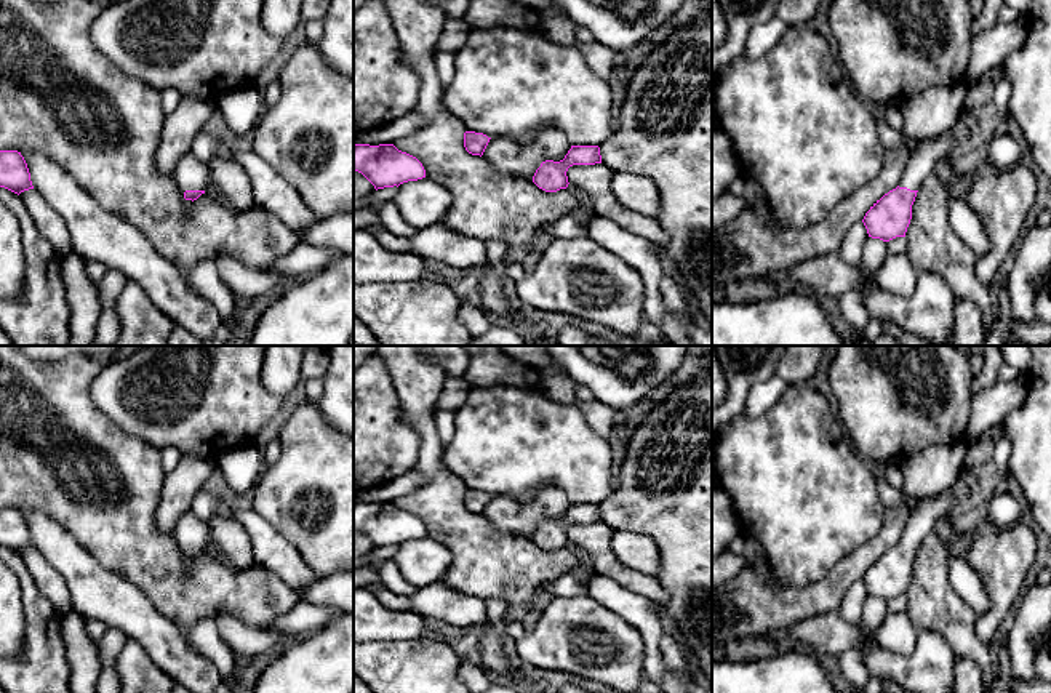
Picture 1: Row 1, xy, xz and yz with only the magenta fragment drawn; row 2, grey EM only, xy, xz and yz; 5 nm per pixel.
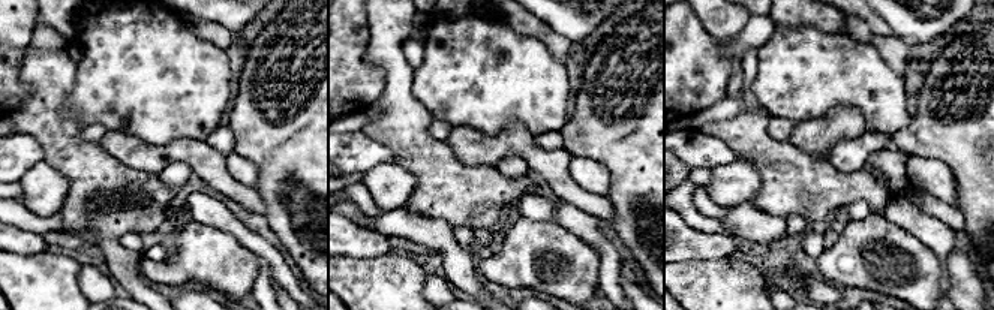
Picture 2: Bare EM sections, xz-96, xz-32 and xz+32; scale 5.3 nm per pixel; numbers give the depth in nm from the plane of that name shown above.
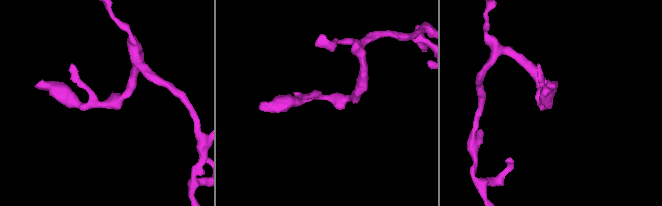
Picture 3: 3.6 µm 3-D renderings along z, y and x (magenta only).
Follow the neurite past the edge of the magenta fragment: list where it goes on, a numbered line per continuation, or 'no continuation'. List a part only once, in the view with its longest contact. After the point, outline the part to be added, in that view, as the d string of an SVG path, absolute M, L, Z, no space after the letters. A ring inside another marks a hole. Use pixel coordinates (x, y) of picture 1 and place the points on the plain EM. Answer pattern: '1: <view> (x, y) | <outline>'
1: xy (191, 533) | M189 511L178 522L176 541L182 551L208 549L210 530L206 522L200 520L192 511Z

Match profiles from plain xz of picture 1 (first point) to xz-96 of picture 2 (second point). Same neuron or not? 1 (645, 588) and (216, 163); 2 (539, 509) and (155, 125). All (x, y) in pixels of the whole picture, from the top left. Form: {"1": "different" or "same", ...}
{"1": "same", "2": "different"}

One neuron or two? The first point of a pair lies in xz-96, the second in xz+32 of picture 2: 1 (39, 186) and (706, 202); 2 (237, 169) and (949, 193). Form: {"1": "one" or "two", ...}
{"1": "two", "2": "one"}

